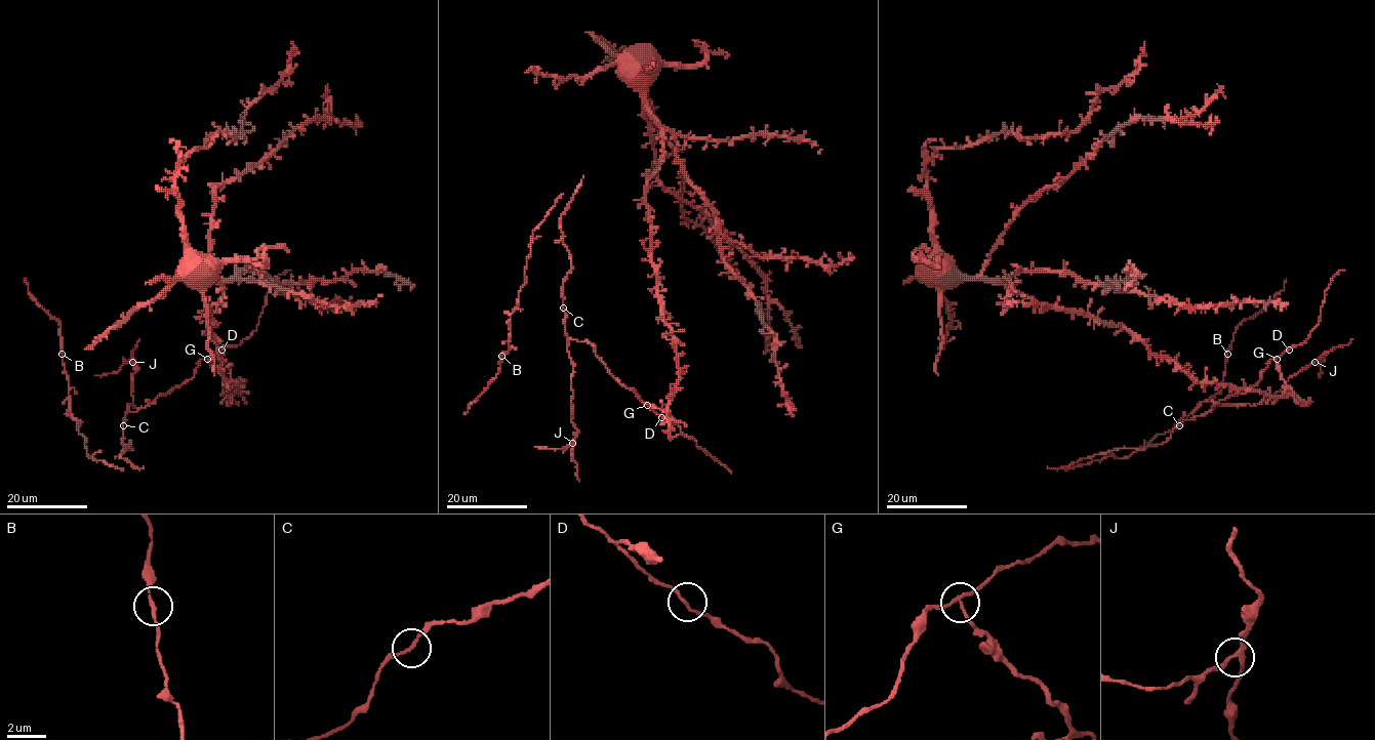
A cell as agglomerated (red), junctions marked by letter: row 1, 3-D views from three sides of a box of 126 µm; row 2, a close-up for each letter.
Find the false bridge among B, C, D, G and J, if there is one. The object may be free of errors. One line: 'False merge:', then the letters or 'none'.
False merge: G

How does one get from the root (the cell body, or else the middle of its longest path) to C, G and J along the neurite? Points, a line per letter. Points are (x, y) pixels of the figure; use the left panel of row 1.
C: (237, 386), (229, 396), (230, 383), (201, 359), (192, 379), (146, 406), (128, 411), (123, 425)
G: (237, 386), (238, 389), (229, 396), (230, 383), (206, 359)
J: (237, 386), (229, 396), (230, 383), (201, 359), (192, 379), (130, 411), (131, 376), (136, 370), (132, 362)

